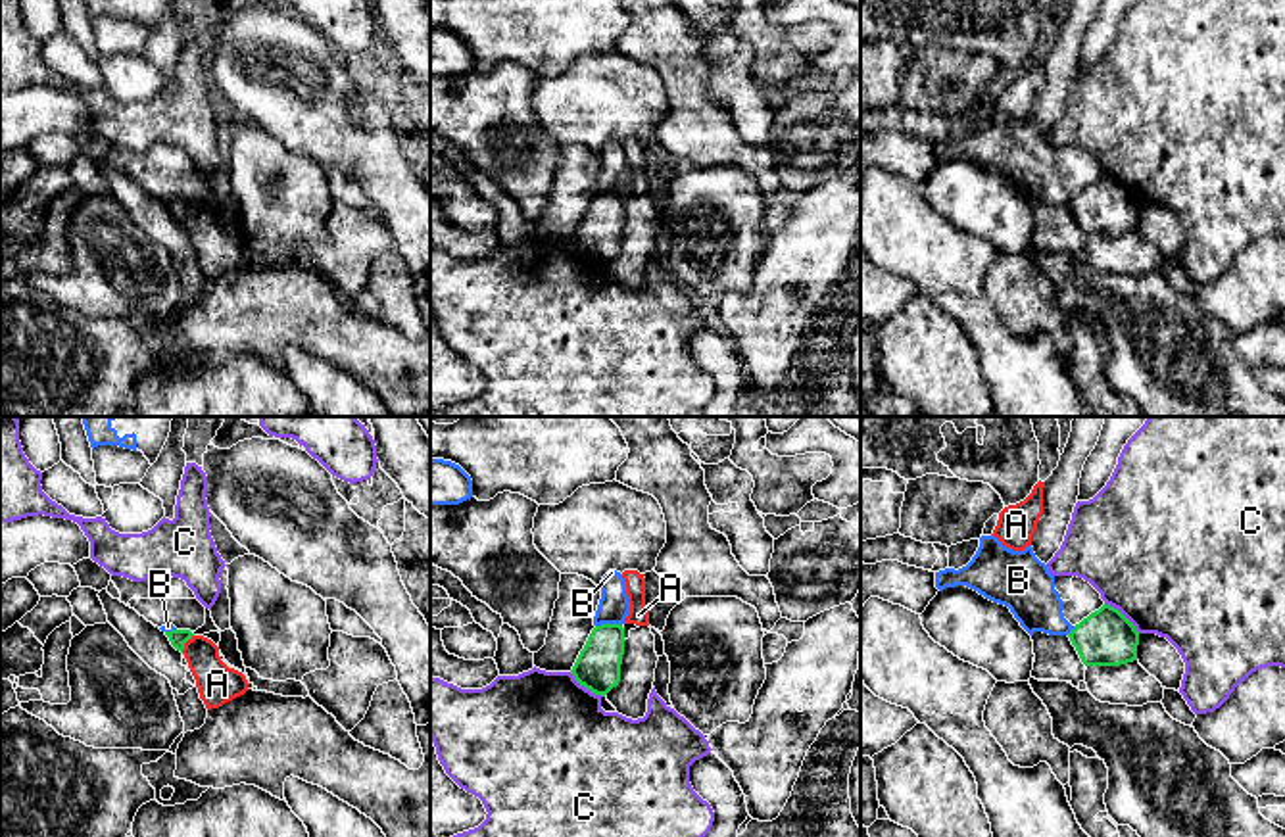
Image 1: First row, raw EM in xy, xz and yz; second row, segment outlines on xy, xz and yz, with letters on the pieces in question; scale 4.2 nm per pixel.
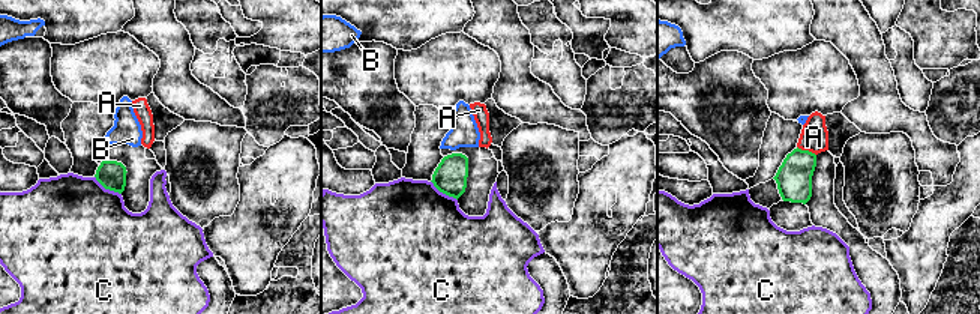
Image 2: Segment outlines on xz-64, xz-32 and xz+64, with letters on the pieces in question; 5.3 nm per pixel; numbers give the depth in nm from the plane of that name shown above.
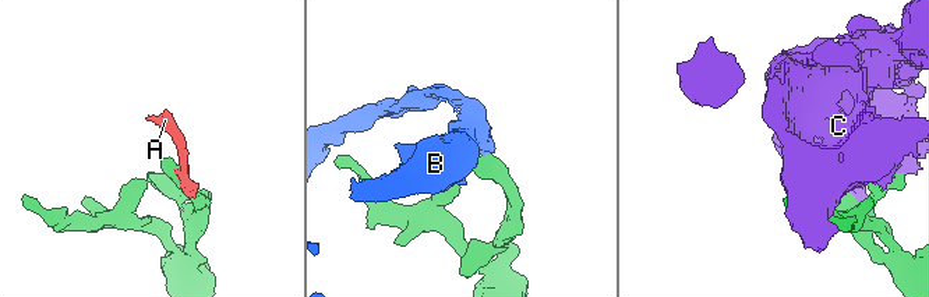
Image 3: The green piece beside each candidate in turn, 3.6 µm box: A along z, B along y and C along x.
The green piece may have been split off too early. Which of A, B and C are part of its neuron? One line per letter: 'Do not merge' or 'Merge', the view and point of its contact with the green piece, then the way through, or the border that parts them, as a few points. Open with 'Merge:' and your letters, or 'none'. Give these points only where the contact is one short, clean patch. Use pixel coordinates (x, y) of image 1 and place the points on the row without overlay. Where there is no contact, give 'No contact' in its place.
Merge: A
A: Merge. Touches green at xy (185, 212). Path across: xy (177, 208), (185, 212), (204, 231), (218, 254)
B: Do not merge. Touches green at xz (607, 194). Boundary: xz (621, 194), (596, 196)
C: Do not merge. Touches green at yz (1122, 185)

